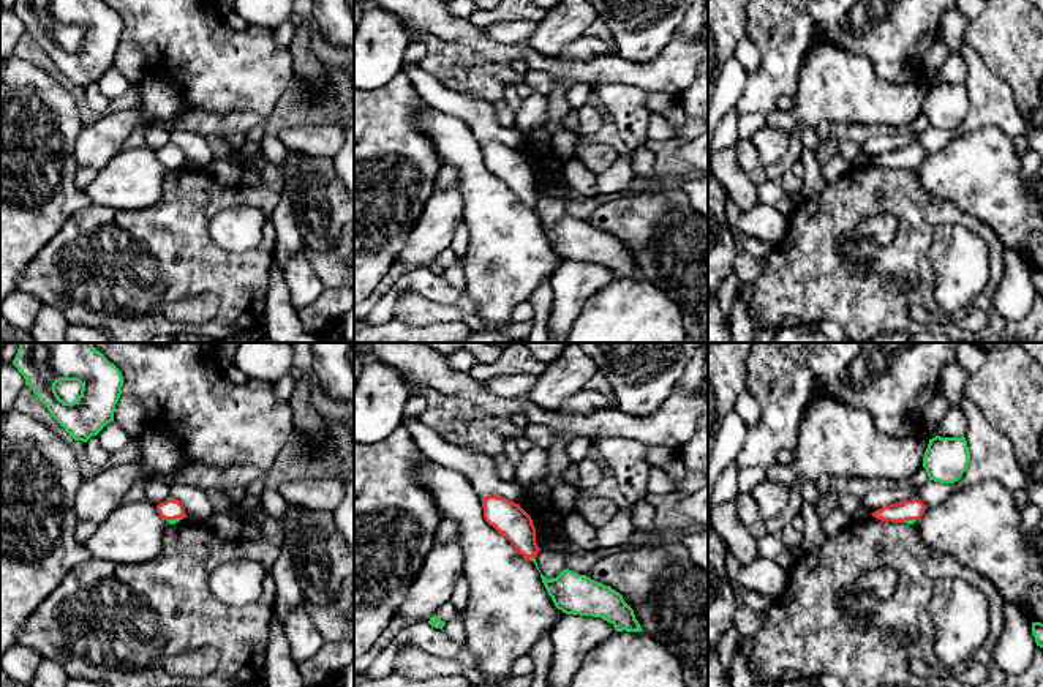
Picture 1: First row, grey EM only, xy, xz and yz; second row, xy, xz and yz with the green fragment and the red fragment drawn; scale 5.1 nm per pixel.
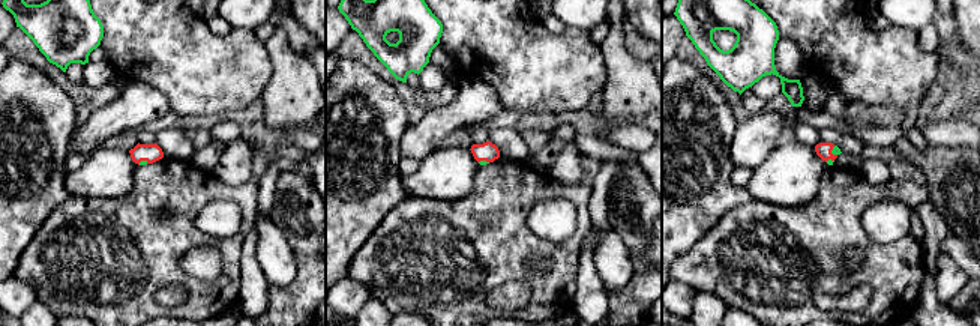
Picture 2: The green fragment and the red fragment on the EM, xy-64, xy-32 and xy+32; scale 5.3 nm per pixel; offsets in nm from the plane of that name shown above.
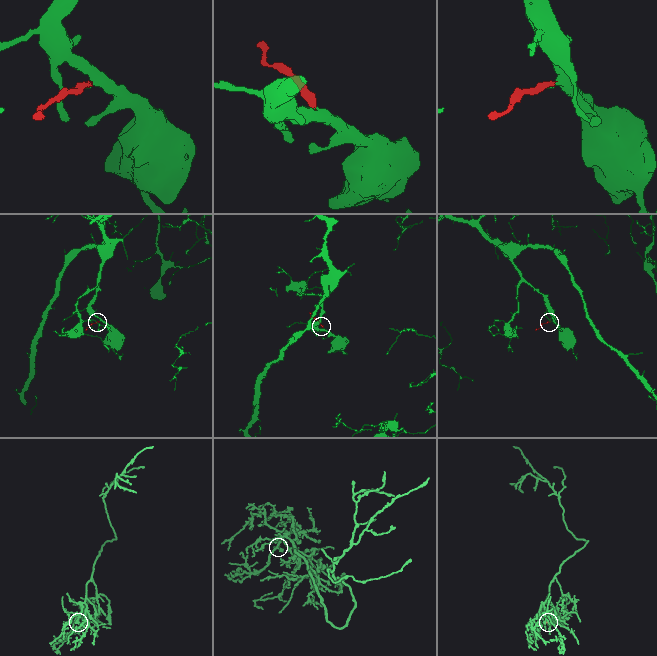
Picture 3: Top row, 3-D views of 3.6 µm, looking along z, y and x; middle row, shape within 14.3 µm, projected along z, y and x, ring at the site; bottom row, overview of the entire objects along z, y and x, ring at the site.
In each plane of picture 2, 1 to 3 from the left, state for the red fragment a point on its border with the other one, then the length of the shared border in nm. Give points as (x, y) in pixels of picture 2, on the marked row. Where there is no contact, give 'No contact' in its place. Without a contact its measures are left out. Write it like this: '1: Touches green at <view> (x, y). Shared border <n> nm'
1: Touches green at xy-64 (143, 161). Shared border 60 nm
2: Touches green at xy-32 (483, 161). Shared border 60 nm
3: Touches green at xy+32 (832, 150). Shared border 60 nm

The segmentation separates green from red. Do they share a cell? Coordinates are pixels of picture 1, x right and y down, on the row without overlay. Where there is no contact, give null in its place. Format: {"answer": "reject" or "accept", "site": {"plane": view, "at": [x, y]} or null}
{"answer": "accept", "site": {"plane": "xz", "at": [531, 204]}}

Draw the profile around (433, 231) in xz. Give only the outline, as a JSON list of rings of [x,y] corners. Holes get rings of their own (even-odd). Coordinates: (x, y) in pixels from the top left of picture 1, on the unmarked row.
[[[457,185],[435,190],[395,261],[405,264],[408,272],[428,268],[436,256],[449,248],[461,216],[463,199]]]

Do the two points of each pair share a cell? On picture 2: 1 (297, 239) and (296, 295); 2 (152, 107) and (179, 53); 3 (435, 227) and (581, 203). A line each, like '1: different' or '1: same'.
1: same
2: different
3: same

